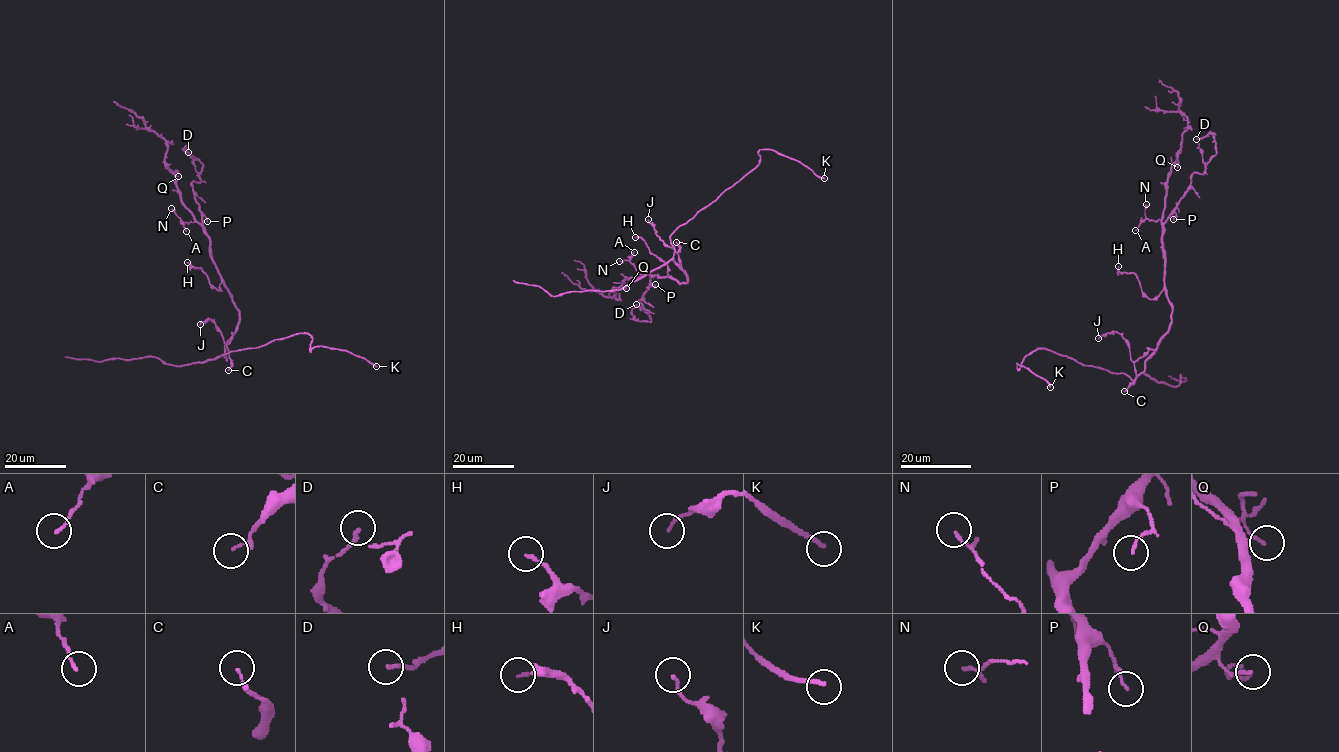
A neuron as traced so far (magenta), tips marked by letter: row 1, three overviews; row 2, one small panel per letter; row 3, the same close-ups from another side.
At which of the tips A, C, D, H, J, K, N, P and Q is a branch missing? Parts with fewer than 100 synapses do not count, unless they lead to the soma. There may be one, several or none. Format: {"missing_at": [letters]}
{"missing_at": ["K"]}

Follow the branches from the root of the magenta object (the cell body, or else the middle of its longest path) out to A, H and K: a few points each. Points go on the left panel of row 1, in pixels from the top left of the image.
A: (238, 324), (238, 309), (212, 258), (207, 232), (196, 221), (182, 221), (186, 231)
H: (238, 324), (239, 311), (225, 284), (223, 282), (218, 291), (201, 268), (187, 262)
K: (238, 324), (225, 344), (226, 360), (222, 354), (307, 333), (310, 351), (320, 346), (339, 349), (376, 366)

